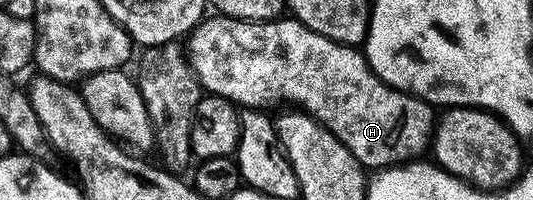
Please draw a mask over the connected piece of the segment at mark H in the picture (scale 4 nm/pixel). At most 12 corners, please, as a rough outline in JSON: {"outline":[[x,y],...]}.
{"outline":[[291,16],[205,17],[208,94],[315,118],[365,168],[415,162],[433,107]]}

